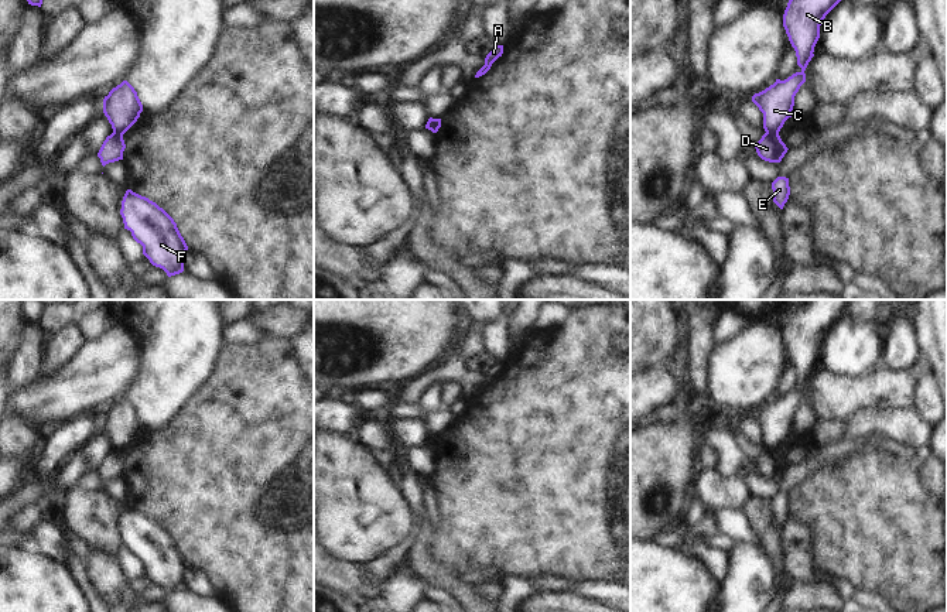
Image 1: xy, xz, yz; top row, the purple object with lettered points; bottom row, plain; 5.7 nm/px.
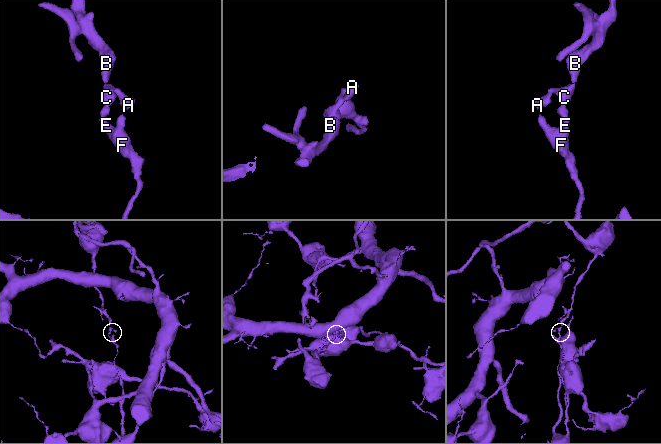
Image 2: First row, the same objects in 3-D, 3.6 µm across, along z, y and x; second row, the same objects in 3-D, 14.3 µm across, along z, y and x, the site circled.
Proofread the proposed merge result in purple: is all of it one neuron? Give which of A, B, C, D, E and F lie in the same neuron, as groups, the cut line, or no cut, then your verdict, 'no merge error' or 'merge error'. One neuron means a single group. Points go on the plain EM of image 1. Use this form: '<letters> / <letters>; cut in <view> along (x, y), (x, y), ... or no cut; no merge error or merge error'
A B C / D E F; cut in yz along (766, 448), (778, 451); merge error

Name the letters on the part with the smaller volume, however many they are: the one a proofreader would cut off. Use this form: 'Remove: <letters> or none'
Remove: D, E, F

